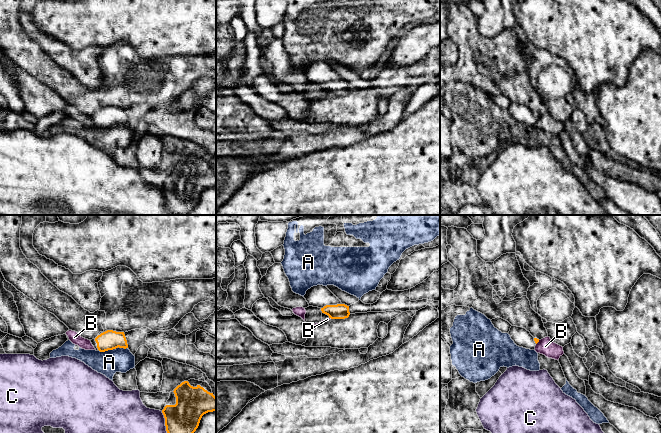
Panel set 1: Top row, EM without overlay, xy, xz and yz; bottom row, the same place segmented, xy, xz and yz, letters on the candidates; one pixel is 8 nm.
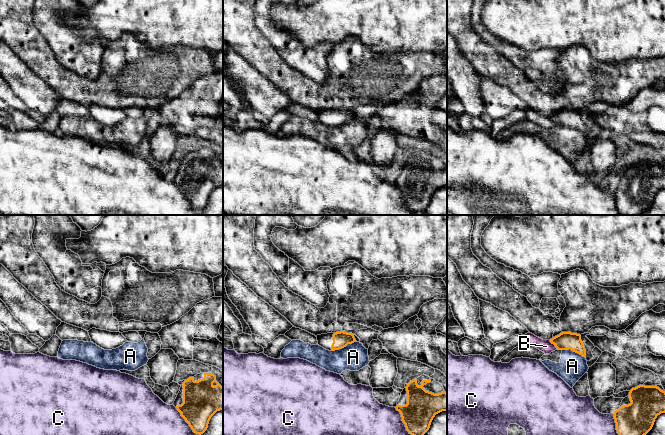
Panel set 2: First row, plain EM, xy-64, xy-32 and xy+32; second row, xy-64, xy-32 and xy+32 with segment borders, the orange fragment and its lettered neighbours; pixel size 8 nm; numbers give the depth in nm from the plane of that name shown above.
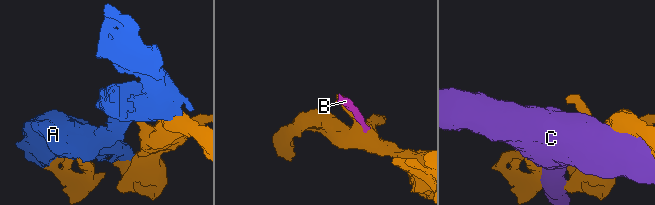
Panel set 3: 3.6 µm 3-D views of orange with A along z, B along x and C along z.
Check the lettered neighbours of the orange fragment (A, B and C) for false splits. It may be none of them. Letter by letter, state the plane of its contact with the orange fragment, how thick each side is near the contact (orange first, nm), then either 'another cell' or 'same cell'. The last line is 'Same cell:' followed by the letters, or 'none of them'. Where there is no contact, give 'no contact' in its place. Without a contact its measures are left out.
A: meets orange in xy; 160 nm thick on the orange side, 190 nm on the other; another cell
B: meets orange in yz; 40 nm thick on the orange side, 140 nm on the other; another cell
C: meets orange in xy; 280 nm thick on the orange side, 480 nm on the other; another cell
Same cell: none of them

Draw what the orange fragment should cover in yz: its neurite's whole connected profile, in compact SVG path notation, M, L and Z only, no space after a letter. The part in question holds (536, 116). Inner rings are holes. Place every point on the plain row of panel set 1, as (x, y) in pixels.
M511 102L508 109L514 119L526 125L534 126L539 115L534 114L529 107L523 103Z

